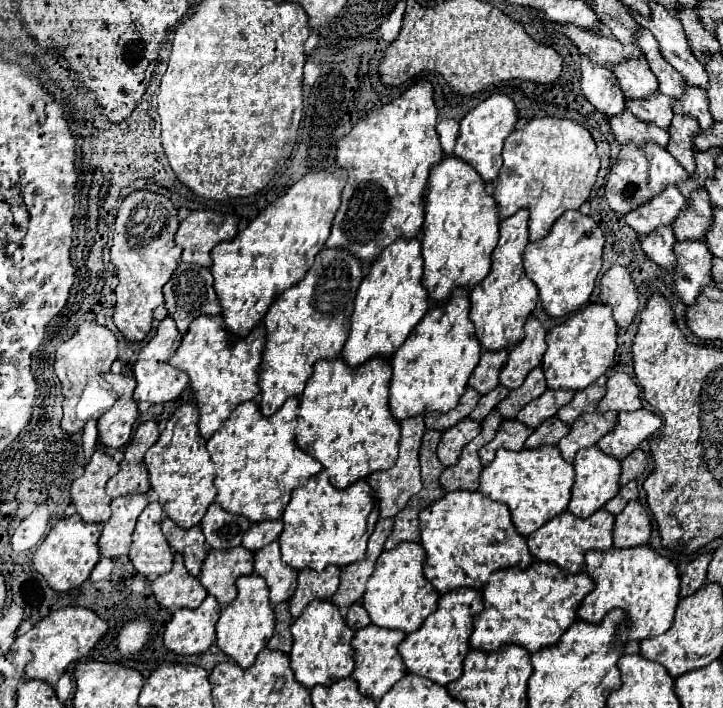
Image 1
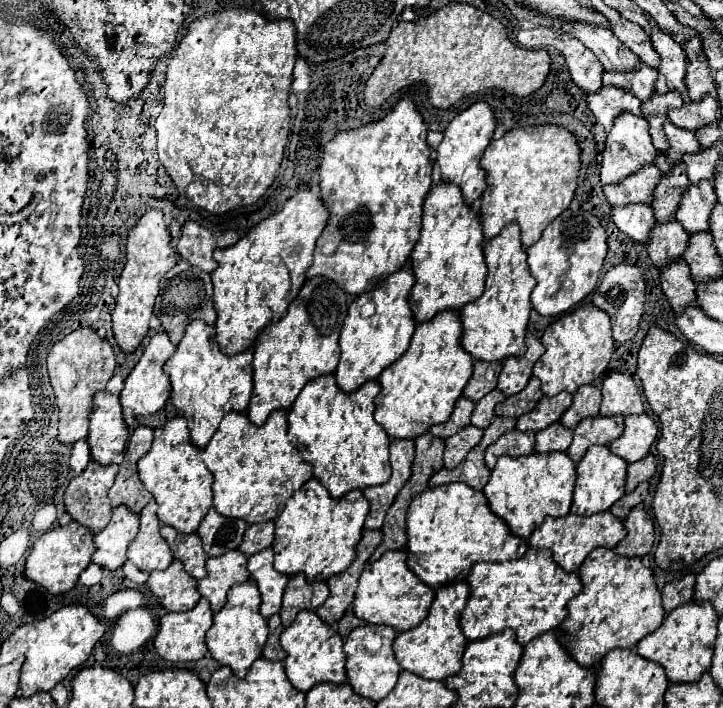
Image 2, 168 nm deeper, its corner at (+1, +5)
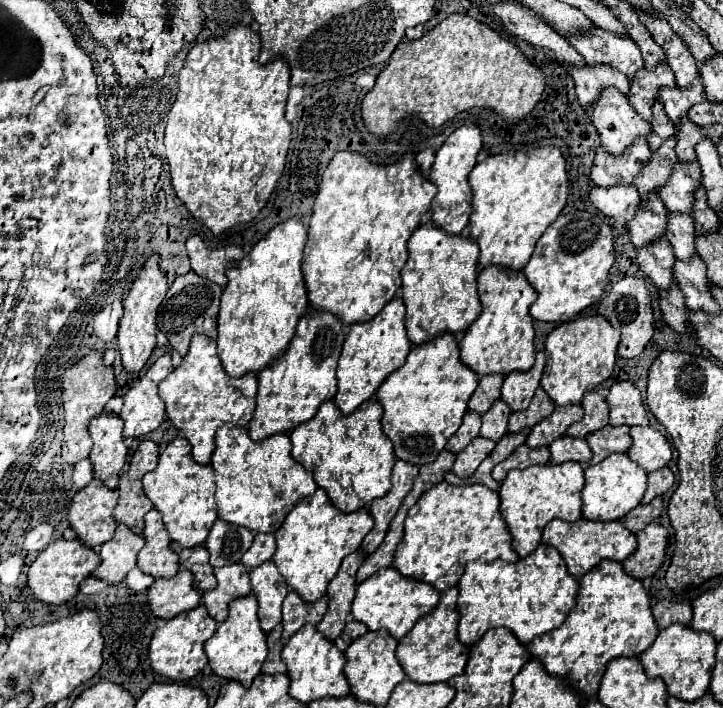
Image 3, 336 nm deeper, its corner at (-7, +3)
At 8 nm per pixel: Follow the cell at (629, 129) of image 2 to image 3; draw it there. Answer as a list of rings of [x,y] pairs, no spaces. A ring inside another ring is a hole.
[[[604,88],[600,92],[600,98],[592,106],[586,106],[584,112],[588,114],[588,118],[596,126],[596,130],[598,130],[598,134],[602,138],[602,146],[612,154],[622,154],[636,138],[640,138],[640,136],[648,138],[648,134],[650,134],[650,124],[644,118],[640,118],[636,114],[636,110],[632,110],[626,96],[622,92],[618,92],[618,90]]]

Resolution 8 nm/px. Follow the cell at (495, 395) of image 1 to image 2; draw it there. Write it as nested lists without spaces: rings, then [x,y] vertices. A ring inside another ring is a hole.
[[[492,390],[482,400],[478,400],[476,406],[474,406],[474,412],[472,412],[472,424],[478,426],[478,428],[486,428],[492,422],[492,418],[494,418],[494,406],[498,402],[502,402],[504,398],[506,398],[504,392]]]

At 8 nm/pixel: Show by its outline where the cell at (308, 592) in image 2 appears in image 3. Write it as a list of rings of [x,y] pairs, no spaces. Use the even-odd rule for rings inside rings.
[[[290,592],[282,602],[282,640],[288,642],[292,634],[296,634],[304,624],[318,624],[326,614],[328,598],[322,596],[314,604],[306,604],[296,592]]]

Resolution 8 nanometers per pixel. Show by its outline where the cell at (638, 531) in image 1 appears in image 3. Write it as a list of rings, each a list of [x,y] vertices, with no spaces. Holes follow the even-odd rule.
[[[648,524],[638,536],[638,550],[622,562],[624,572],[632,578],[650,578],[664,564],[668,548],[668,532],[660,524]]]

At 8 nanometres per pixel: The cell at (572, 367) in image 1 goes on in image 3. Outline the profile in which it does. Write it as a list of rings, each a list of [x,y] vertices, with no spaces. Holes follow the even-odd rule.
[[[582,316],[556,326],[544,342],[544,354],[548,360],[540,382],[544,392],[558,406],[580,404],[586,390],[594,390],[598,384],[610,378],[616,362],[618,342],[620,330],[612,328],[604,316]]]

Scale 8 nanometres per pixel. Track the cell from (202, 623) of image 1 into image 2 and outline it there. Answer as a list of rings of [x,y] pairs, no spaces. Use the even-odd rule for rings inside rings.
[[[206,598],[192,610],[168,612],[160,620],[154,636],[156,652],[170,662],[200,660],[206,652],[206,632],[210,630],[214,614]]]

